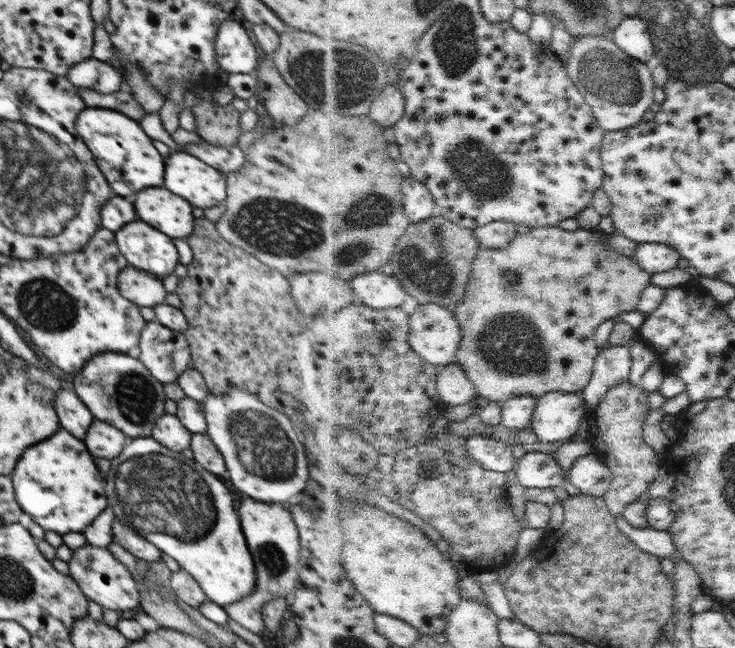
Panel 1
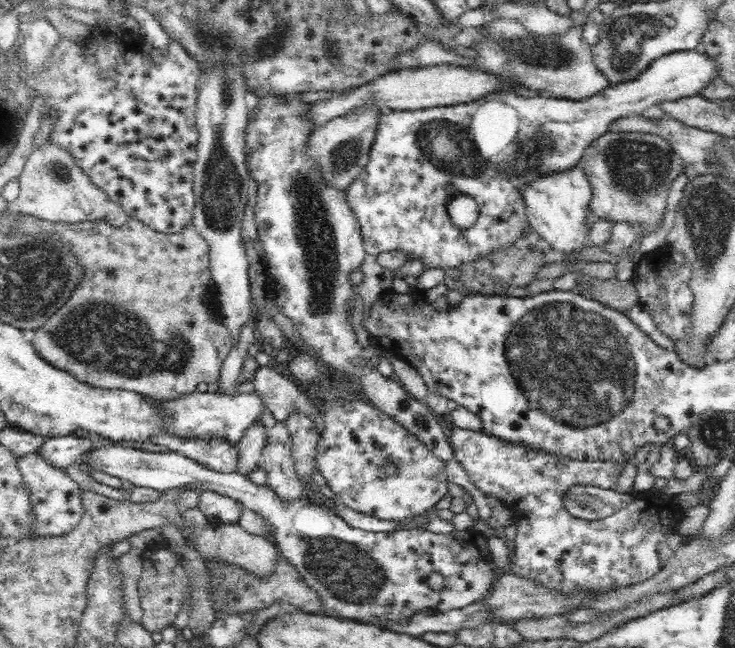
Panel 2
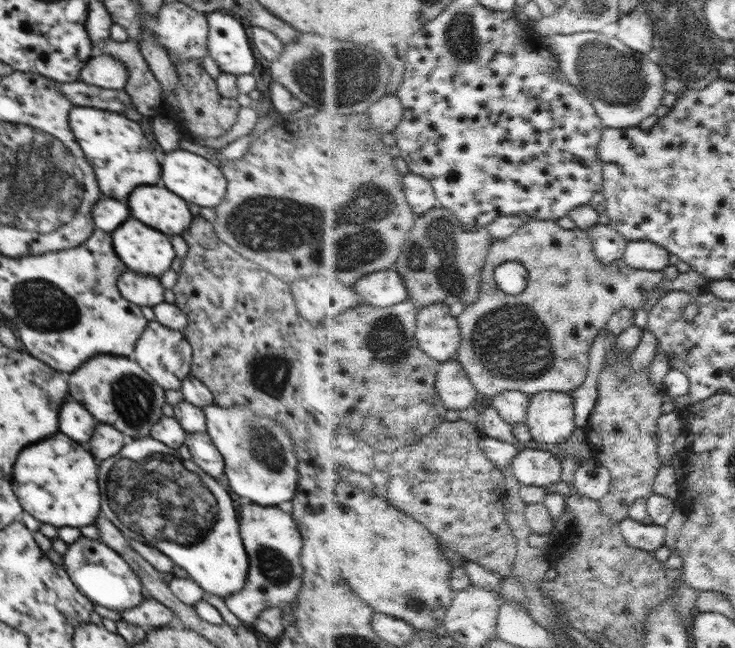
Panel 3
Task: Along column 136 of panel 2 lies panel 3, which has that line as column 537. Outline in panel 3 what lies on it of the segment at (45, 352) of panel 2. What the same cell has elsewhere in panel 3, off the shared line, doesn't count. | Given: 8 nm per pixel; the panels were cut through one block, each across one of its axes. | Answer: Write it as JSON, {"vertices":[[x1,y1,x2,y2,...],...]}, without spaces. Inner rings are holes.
{"vertices":[[540,218,526,219,519,230,515,230,513,235,506,240,496,240,491,246,491,253,488,256,488,262,486,262,486,268,484,268,482,279,482,296,478,302,474,305,467,307,459,315,459,323,463,330,463,345,460,347,459,354,456,358,464,365,464,368,471,375,472,382,475,382,476,388,482,394,488,397,496,398,498,394,502,394,507,390,522,390,527,392,531,396,544,391,560,391,571,393,574,390,578,390,589,377,591,372,591,358,592,347,595,345,595,340,599,337,601,332,609,326,609,322,615,313,622,310,625,306,631,306,636,310,644,309,648,298,652,296,652,292,666,281,666,274,664,271,654,271,648,269,638,269,632,267,626,260,606,264,599,258,598,252,595,250,595,240,590,230,576,227,575,229,567,230,564,226,560,226,558,220,542,220],[511,261,517,261,524,264,528,268,530,273,529,287,521,295,508,294,497,281,497,272,502,264,506,264]]}

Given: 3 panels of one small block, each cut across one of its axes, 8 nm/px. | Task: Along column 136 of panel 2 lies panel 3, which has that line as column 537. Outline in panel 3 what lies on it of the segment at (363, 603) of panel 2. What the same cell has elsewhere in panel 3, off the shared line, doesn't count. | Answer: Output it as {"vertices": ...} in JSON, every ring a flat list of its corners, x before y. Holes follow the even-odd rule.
{"vertices":[[525,448,511,470,523,486,550,486,562,481,562,459,548,450]]}

